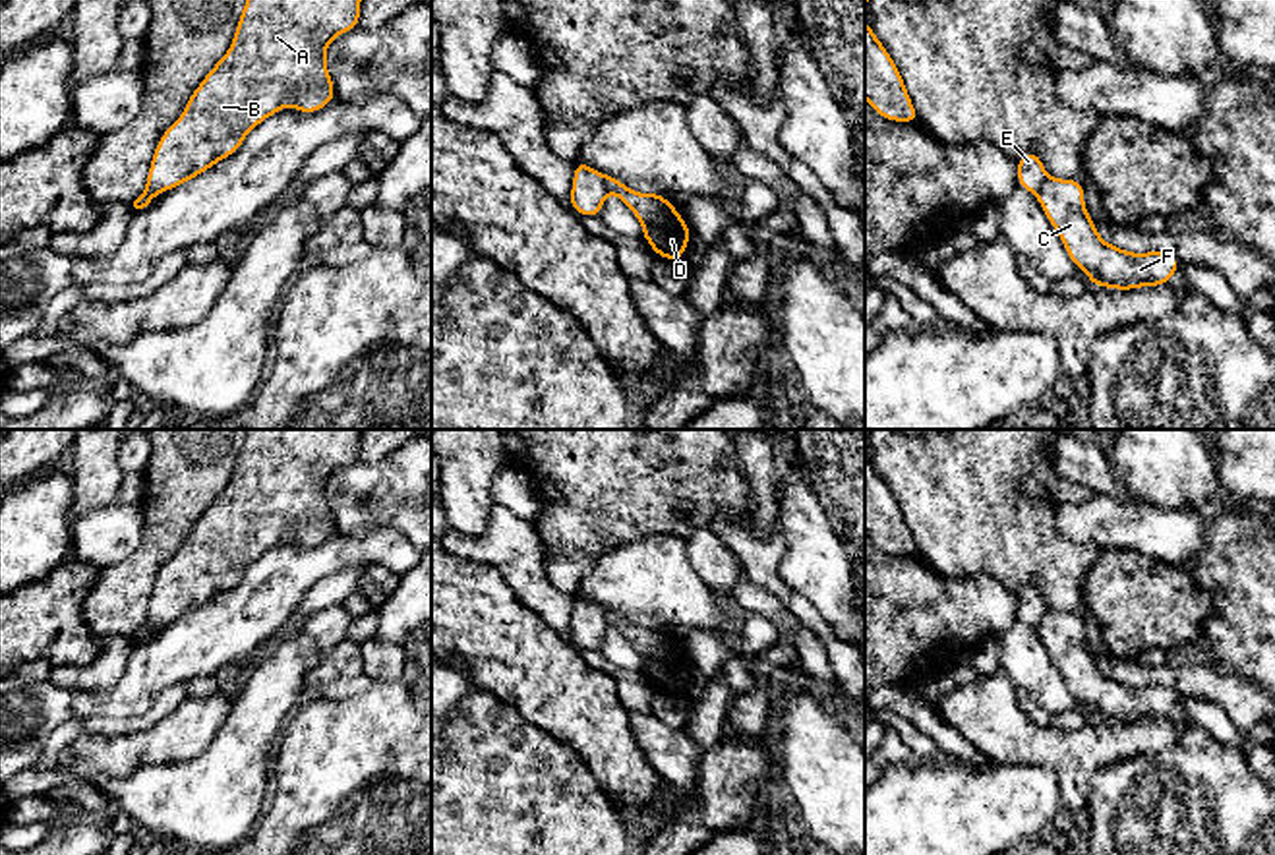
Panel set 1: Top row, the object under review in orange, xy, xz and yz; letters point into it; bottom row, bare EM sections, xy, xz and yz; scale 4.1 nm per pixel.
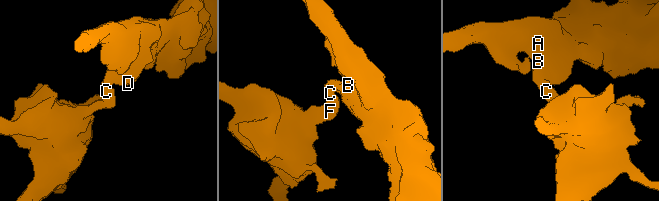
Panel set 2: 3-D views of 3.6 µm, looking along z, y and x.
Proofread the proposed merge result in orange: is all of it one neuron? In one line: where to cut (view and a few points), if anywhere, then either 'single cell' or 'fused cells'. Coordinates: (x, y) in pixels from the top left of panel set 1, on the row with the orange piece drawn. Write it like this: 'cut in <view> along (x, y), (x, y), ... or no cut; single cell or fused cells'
cut in xz along (598, 173), (610, 190); fused cells

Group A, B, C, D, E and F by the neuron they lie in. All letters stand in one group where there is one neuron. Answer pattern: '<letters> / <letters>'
A B D E / C F

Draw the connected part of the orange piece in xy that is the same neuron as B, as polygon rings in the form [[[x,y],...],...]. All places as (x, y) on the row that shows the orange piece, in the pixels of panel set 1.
[[[246,0],[228,52],[192,93],[180,118],[161,135],[151,159],[147,188],[168,192],[186,180],[197,178],[219,161],[236,153],[257,124],[290,103],[304,114],[325,108],[335,99],[325,50],[335,37],[358,27],[360,4],[362,0]]]

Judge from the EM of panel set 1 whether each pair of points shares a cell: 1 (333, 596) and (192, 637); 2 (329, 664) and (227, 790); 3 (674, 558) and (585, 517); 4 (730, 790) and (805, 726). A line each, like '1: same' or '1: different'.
1: different
2: different
3: different
4: different

